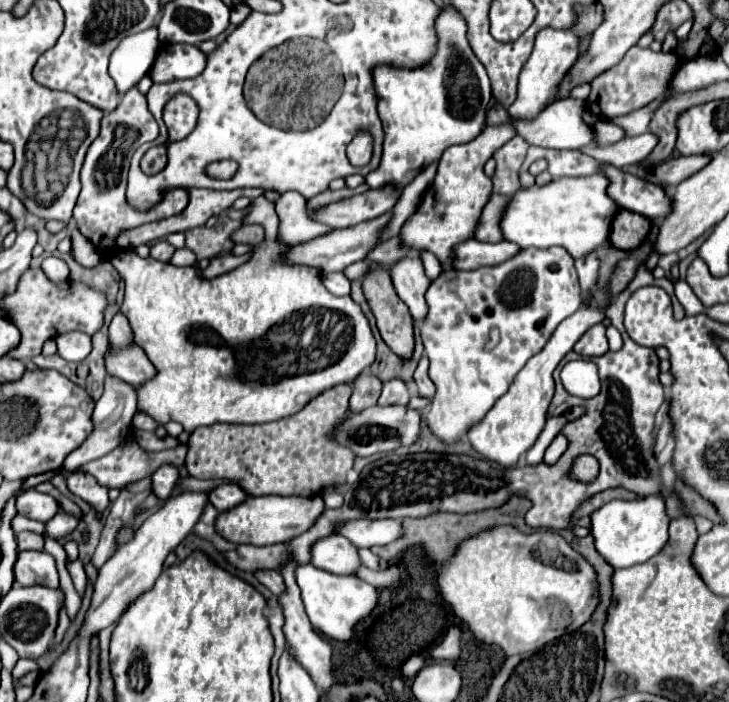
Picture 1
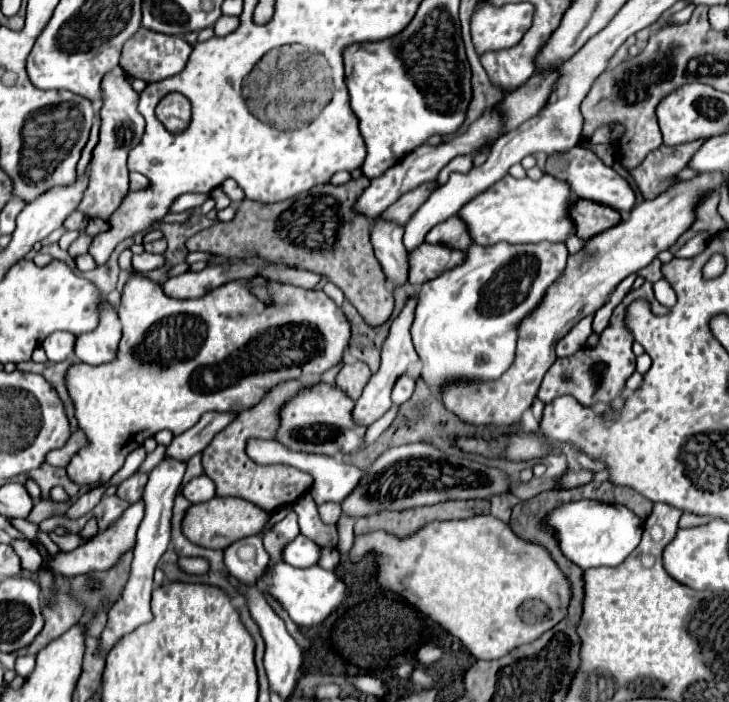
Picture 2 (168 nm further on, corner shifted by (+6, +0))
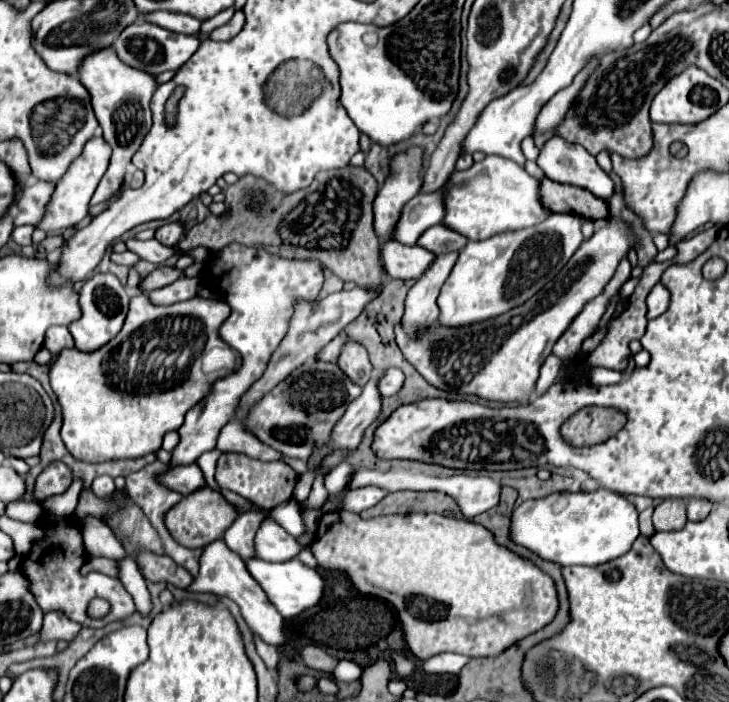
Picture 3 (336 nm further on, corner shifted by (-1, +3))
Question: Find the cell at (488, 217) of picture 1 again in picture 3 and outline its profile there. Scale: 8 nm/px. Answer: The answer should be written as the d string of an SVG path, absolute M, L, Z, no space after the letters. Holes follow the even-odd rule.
M437 224L429 230L425 230L421 234L421 238L417 240L417 244L421 244L421 248L429 248L429 252L433 252L433 254L445 254L445 252L461 250L467 244L467 238L445 228L443 224Z

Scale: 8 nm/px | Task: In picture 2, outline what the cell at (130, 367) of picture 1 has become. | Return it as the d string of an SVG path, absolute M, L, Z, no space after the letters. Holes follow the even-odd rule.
M104 301L100 313L100 325L92 333L84 333L76 337L74 355L88 365L110 363L118 355L120 339L122 339L122 331L116 309L108 307L108 303Z

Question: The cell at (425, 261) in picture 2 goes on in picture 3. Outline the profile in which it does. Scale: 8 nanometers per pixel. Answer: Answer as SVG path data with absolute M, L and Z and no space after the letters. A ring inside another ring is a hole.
M395 240L381 244L381 266L389 278L419 278L433 262L435 254L421 246L405 246Z

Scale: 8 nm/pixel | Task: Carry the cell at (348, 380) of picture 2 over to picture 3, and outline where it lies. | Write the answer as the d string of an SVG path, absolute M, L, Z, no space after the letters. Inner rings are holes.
M351 338L345 340L337 364L357 386L365 386L373 376L373 366L369 362L367 350Z

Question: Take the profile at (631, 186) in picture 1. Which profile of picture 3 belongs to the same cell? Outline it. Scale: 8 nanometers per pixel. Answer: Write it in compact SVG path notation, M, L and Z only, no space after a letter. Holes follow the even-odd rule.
M553 136L551 140L547 140L543 144L539 158L537 158L537 166L545 172L547 178L561 182L561 184L575 184L579 188L585 188L591 194L599 196L601 200L605 200L613 194L613 180L597 166L595 158L585 148L581 148L579 144L569 144L567 140L561 140L559 136Z

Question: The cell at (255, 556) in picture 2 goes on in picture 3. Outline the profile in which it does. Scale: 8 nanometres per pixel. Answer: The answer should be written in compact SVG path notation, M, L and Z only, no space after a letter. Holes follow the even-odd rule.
M245 512L245 514L237 516L223 534L225 544L233 552L237 552L243 560L255 556L253 554L253 538L255 538L255 532L261 526L263 518L265 518L265 512Z

